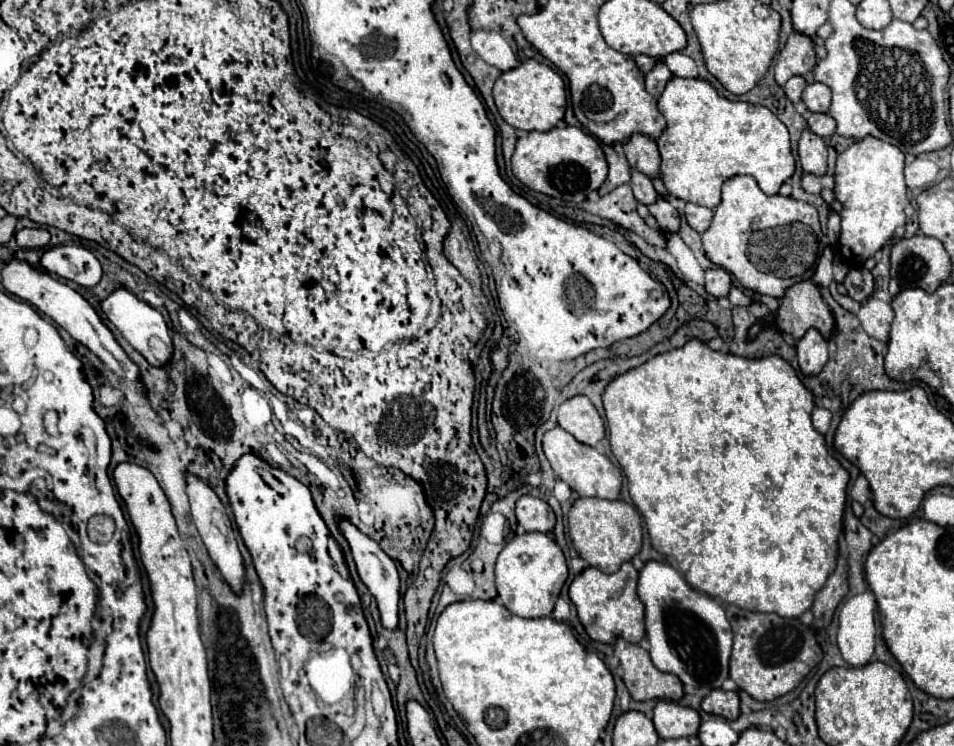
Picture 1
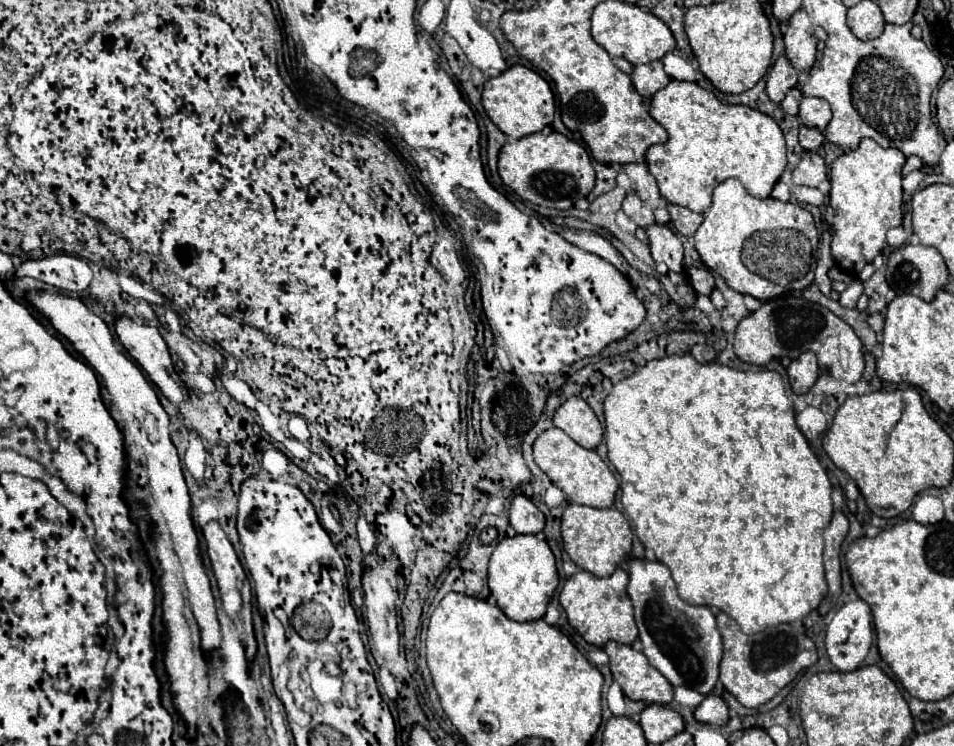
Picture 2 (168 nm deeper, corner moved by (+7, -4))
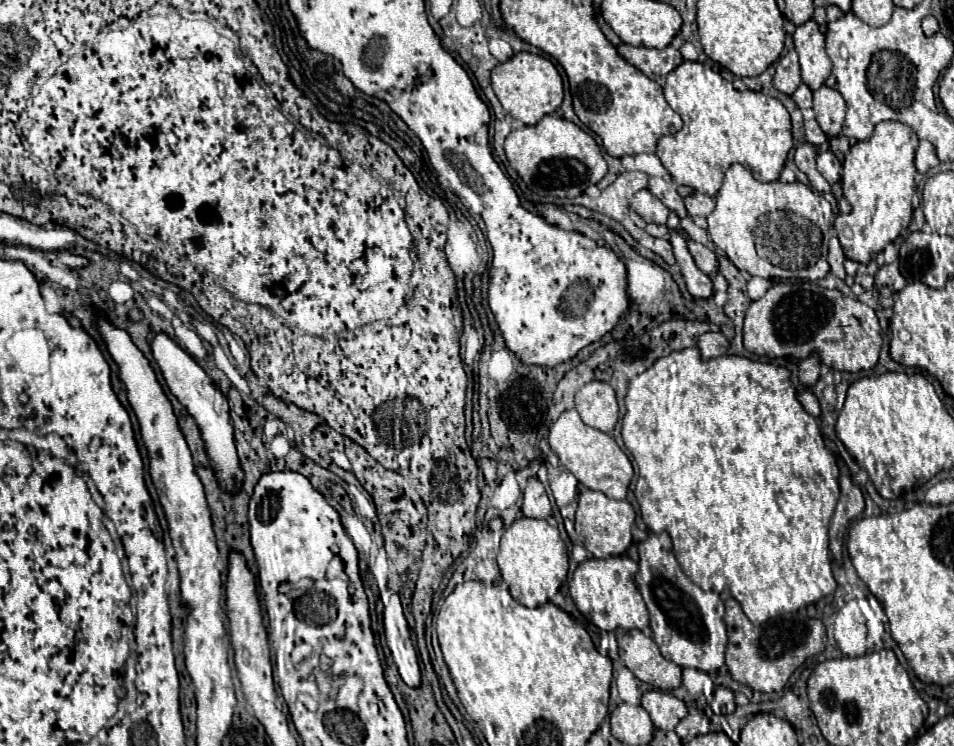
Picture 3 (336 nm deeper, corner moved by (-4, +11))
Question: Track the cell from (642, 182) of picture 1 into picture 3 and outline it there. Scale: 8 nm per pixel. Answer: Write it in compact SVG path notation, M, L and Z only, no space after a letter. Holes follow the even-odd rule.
M646 188L636 192L632 196L632 208L646 220L646 222L656 222L656 224L666 224L668 218L668 208L664 208L664 204L660 204L660 200L656 200L656 196L652 196L652 192L648 192Z

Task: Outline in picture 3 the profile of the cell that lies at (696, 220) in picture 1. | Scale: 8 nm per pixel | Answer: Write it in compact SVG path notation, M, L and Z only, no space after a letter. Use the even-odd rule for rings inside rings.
M686 186L682 192L684 192L682 200L684 200L684 206L690 216L708 216L714 210L714 200L710 196L700 194L700 192L686 188Z

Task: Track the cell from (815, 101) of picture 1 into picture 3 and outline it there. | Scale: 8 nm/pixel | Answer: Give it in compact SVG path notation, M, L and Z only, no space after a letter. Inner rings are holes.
M820 86L818 90L814 90L814 112L820 128L828 136L840 134L846 114L846 102L840 96L840 92L828 86Z

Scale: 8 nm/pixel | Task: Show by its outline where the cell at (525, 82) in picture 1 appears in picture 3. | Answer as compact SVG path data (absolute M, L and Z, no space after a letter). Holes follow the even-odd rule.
M528 52L514 54L508 62L498 64L492 70L492 88L508 114L530 126L542 116L556 112L564 98L564 82L556 66L548 58Z

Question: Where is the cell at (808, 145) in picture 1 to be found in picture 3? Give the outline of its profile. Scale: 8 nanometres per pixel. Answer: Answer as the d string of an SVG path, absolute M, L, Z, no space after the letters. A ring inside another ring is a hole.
M826 150L826 152L820 152L818 154L818 160L816 160L816 166L818 166L818 172L830 182L838 182L840 180L840 170L842 170L842 164L840 160L834 156L834 152Z

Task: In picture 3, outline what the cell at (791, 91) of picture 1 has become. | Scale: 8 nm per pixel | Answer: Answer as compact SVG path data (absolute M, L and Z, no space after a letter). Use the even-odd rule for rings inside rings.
M800 84L796 88L796 92L792 94L792 100L800 106L800 108L810 108L812 106L812 90L806 84Z

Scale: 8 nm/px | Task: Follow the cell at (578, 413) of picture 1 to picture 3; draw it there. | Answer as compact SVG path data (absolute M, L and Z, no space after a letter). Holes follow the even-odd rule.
M592 380L576 392L574 408L584 424L602 432L610 432L618 422L616 394L610 384L600 380Z

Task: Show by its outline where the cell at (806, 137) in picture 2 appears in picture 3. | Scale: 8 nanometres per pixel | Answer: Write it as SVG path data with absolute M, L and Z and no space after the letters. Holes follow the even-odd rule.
M808 120L808 122L804 124L804 128L806 128L806 140L808 140L810 144L820 146L820 144L824 144L824 142L828 140L828 136L822 132L822 128L818 126L816 120Z

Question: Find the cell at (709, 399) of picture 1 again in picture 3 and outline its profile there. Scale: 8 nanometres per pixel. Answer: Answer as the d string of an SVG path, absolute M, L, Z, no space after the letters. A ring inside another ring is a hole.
M692 346L656 360L656 364L652 364L646 372L634 376L628 384L624 404L626 414L622 418L622 440L634 462L638 464L638 479L634 492L640 505L642 520L652 532L670 534L674 554L684 574L696 586L704 588L704 591L713 590L717 593L722 592L723 586L728 588L728 592L738 600L752 624L762 624L778 614L796 612L804 606L816 604L820 598L836 590L828 548L828 524L840 498L840 468L834 454L826 448L822 440L818 420L814 416L808 416L808 412L798 402L788 368L770 362L756 362L744 356L720 356L716 360L704 362L698 346Z

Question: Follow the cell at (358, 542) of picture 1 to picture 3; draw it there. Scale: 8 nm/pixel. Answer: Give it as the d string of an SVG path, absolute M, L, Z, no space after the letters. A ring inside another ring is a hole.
M392 590L384 594L384 632L386 632L386 642L388 642L388 648L392 650L392 656L402 680L414 688L420 686L418 654L410 640L410 630L404 618L400 596Z

